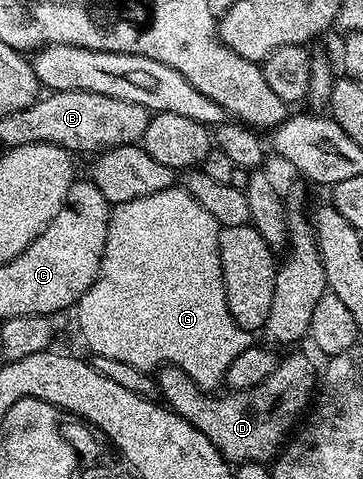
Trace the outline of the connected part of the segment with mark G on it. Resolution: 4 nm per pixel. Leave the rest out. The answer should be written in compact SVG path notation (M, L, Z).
M168 186L160 192L150 191L146 196L138 196L132 200L126 200L114 205L109 218L109 234L105 238L105 250L101 258L101 266L93 286L85 290L85 294L79 299L79 303L73 309L73 315L79 319L79 332L83 340L92 349L94 355L104 355L105 358L117 359L127 362L130 366L137 367L140 371L150 373L162 365L180 367L189 378L204 390L215 390L218 384L222 385L227 378L229 362L241 354L241 350L252 347L252 333L246 332L237 322L233 322L233 314L229 314L229 302L223 285L221 274L221 258L219 257L219 224L209 214L209 210L203 209L196 200L181 186Z

